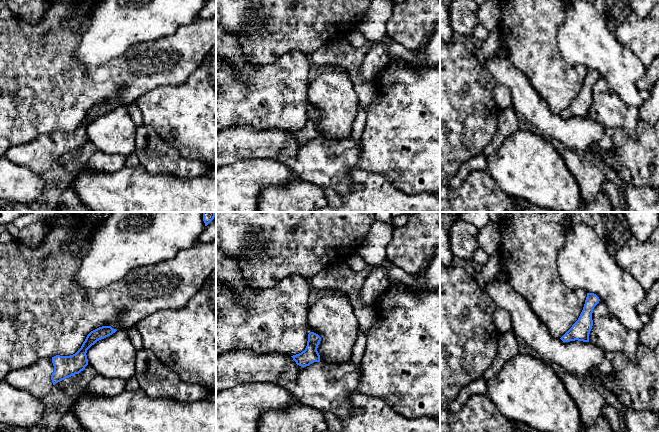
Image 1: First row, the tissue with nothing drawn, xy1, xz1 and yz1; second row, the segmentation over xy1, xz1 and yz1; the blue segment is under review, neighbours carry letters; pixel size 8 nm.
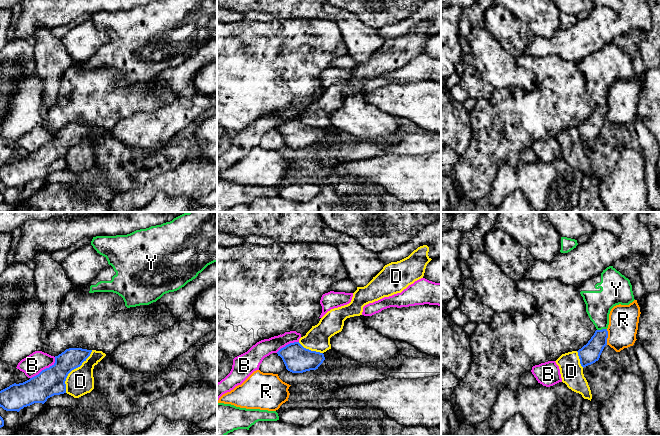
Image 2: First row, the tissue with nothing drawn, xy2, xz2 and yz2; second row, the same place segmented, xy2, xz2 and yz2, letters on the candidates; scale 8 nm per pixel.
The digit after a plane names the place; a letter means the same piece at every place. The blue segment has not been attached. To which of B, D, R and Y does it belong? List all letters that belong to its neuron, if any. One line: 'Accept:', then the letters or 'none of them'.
Accept: none of them

